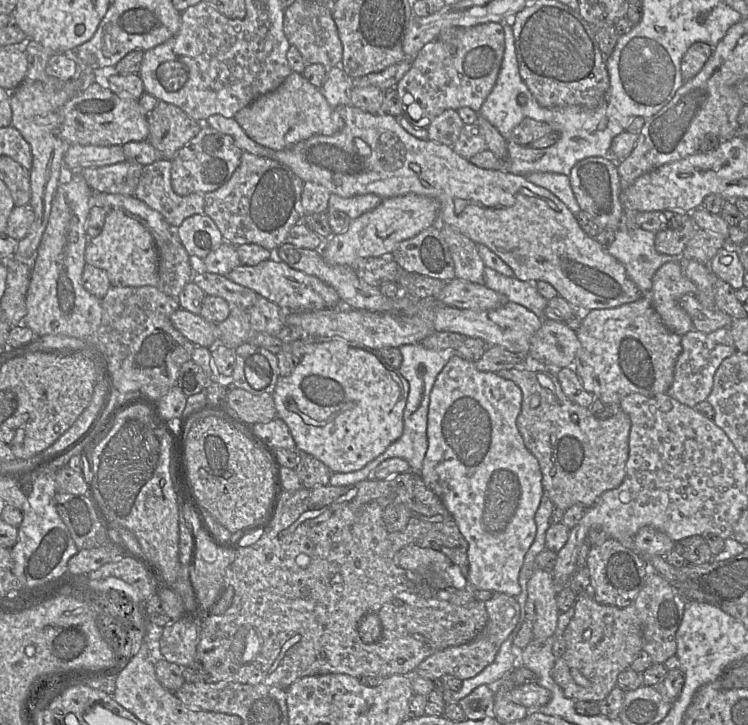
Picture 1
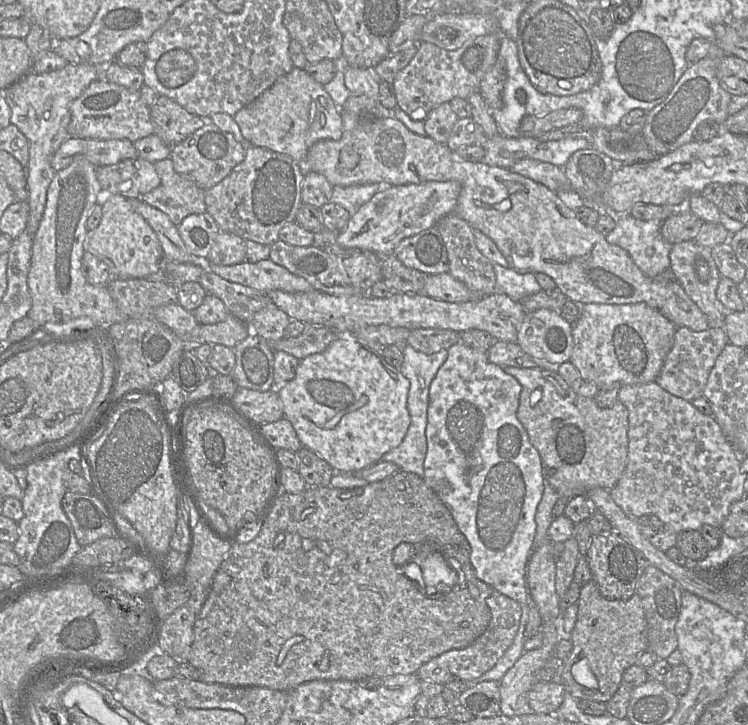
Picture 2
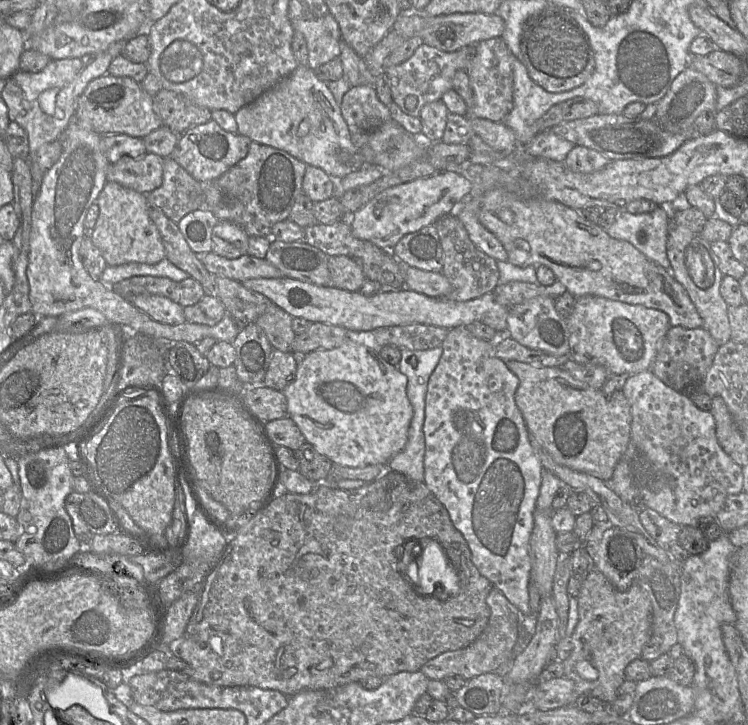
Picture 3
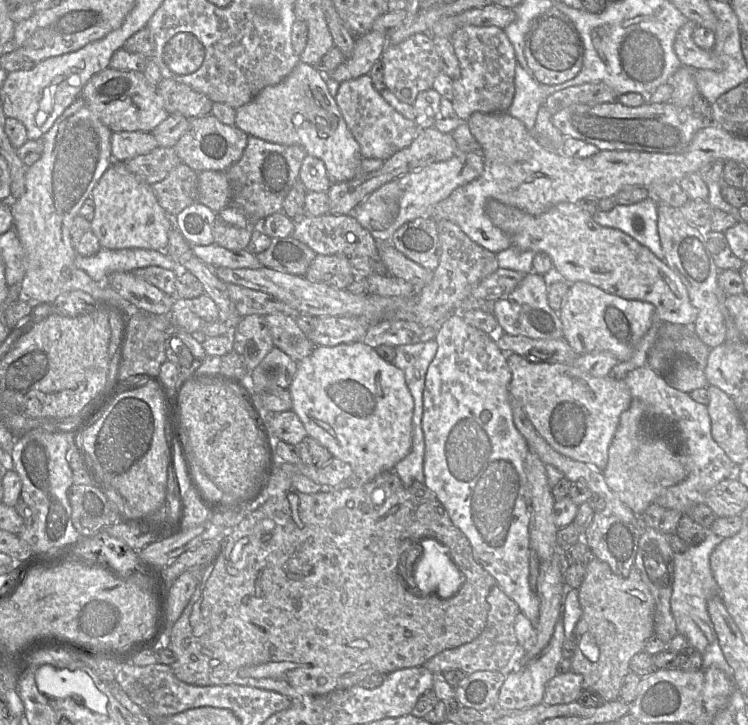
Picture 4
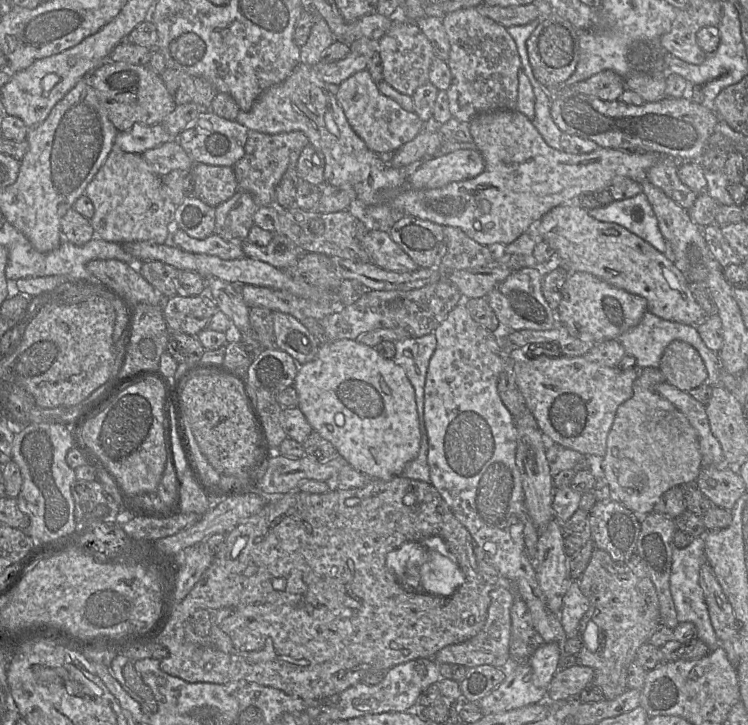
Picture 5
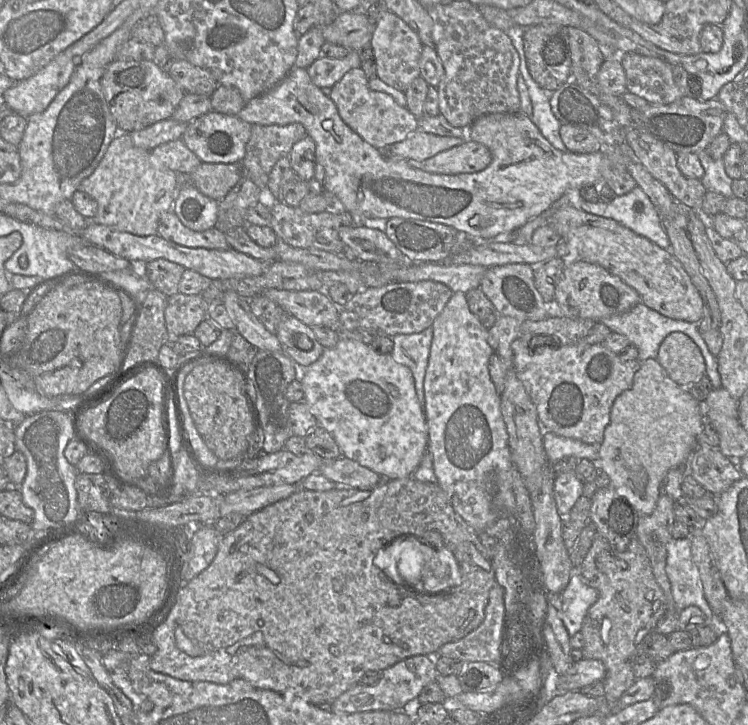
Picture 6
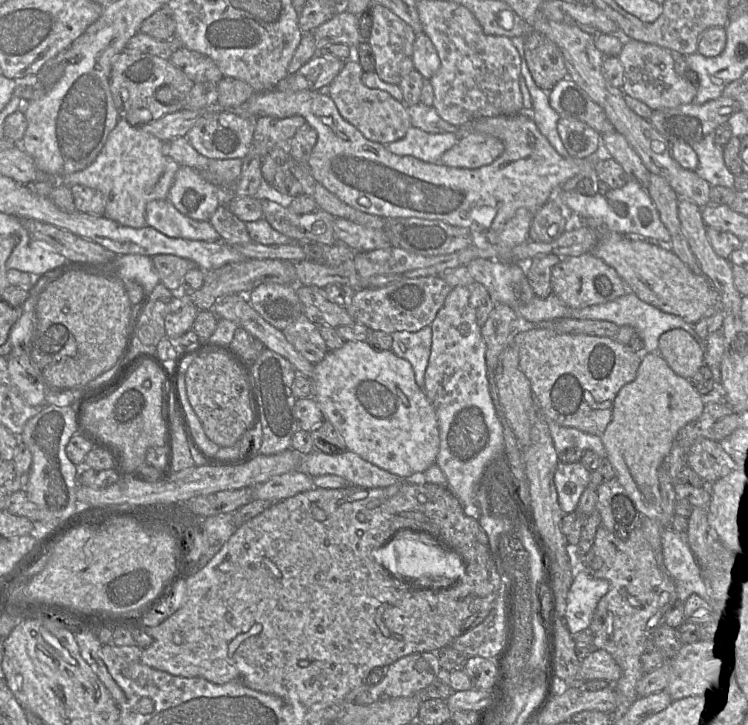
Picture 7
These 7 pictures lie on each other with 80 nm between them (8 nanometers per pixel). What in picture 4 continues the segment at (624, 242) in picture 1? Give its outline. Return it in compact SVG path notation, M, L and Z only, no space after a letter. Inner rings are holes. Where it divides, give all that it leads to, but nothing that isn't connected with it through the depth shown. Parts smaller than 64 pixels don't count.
M652 198L631 205L617 204L612 210L599 211L592 218L601 226L626 233L667 264L658 233L657 203Z

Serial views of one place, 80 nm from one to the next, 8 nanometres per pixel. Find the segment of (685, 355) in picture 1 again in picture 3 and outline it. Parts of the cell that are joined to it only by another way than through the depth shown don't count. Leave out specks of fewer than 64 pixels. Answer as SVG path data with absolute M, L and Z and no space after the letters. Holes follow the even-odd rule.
M671 326L660 342L656 357L650 370L664 384L678 392L688 392L700 386L712 365L719 345L704 328L689 329Z

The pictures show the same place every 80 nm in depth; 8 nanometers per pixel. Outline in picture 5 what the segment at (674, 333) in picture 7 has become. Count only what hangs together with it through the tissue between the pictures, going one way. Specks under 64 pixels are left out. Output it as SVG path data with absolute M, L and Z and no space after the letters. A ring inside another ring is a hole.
M674 340L665 348L659 369L667 383L688 392L707 383L705 364L690 344Z

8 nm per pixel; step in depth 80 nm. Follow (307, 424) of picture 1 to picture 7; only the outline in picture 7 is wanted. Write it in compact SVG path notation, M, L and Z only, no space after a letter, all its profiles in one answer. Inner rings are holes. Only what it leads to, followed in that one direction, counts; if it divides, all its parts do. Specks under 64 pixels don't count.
M345 341L342 347L335 350L329 350L322 361L314 364L312 383L312 397L318 403L323 413L324 420L329 421L344 440L346 450L358 454L364 460L393 473L402 479L419 479L425 470L431 465L436 464L440 445L440 435L435 410L424 390L417 385L414 370L410 362L397 356L391 349L375 350L366 341Z

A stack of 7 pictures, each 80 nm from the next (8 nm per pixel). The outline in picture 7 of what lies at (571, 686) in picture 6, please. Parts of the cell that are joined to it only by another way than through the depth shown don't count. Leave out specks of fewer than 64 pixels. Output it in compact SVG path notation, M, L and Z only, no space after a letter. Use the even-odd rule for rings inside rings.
M593 648L581 662L579 682L604 680L613 684L621 675L621 668L606 650Z

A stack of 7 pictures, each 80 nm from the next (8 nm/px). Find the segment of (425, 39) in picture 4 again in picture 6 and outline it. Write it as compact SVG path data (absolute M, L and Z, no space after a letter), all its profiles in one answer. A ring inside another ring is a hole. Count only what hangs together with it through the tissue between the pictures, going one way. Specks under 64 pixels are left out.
M386 10L376 22L370 42L376 60L376 75L384 83L404 92L420 76L423 44L415 31L400 17Z

